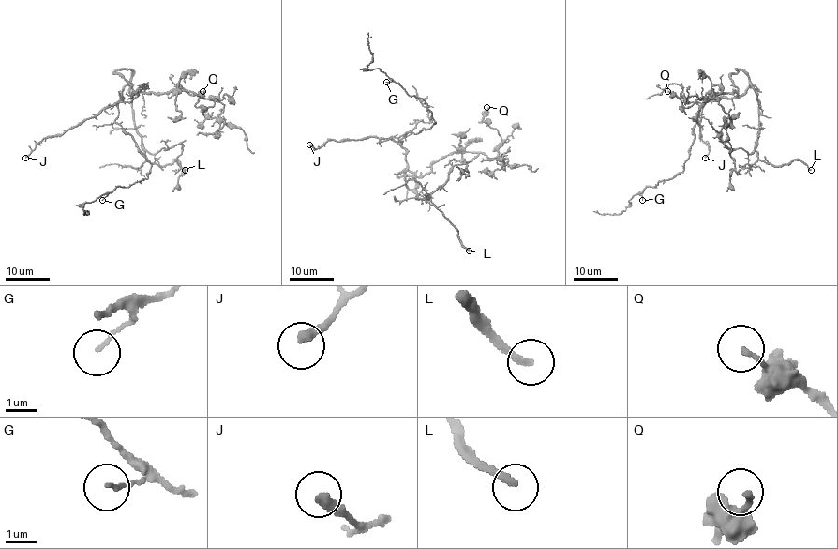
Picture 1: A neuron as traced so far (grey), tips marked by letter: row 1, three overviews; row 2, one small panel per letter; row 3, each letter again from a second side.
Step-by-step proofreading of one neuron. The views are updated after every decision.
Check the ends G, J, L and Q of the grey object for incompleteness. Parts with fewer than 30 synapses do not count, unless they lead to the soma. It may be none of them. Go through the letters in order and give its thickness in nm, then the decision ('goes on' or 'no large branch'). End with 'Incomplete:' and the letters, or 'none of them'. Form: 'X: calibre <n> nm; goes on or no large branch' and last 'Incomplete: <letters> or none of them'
G: calibre 100 nm; no large branch
J: calibre 300 nm; no large branch
L: calibre 240 nm; goes on
Q: calibre 150 nm; no large branch
Incomplete: L

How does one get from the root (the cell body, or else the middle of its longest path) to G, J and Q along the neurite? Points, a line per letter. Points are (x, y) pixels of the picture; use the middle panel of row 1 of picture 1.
G: (406, 179), (406, 150), (398, 139), (435, 124), (421, 99), (409, 95), (396, 82), (386, 82)
J: (406, 179), (406, 151), (390, 139), (366, 137), (355, 140), (327, 140), (316, 148), (309, 144)
Q: (406, 179), (413, 189), (401, 172), (425, 176), (454, 152), (494, 158), (501, 138), (480, 122), (486, 107)

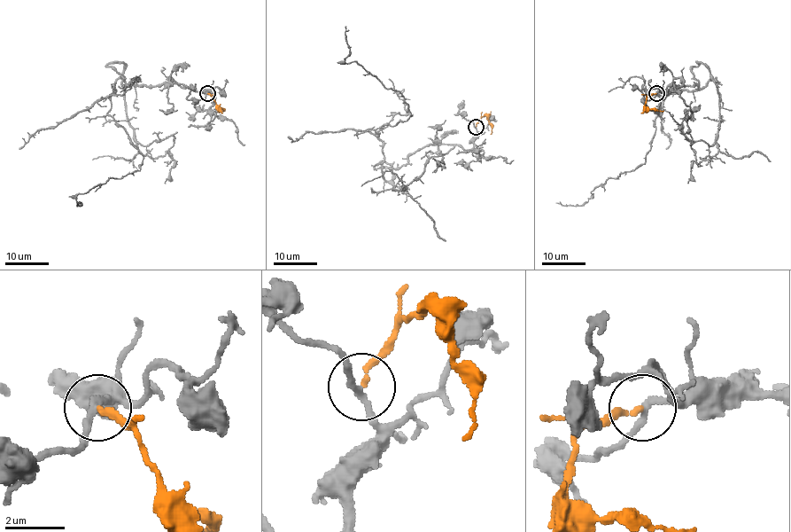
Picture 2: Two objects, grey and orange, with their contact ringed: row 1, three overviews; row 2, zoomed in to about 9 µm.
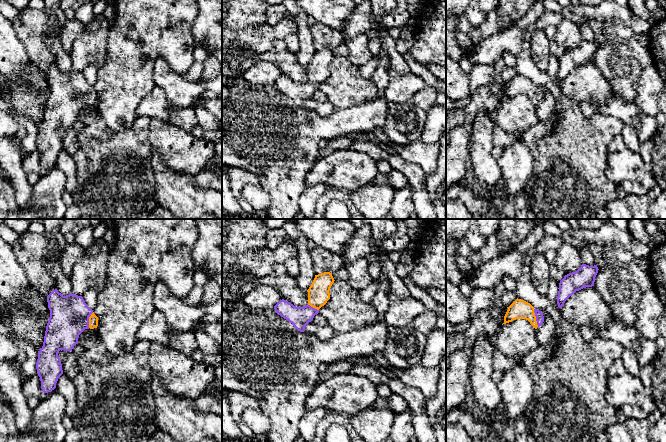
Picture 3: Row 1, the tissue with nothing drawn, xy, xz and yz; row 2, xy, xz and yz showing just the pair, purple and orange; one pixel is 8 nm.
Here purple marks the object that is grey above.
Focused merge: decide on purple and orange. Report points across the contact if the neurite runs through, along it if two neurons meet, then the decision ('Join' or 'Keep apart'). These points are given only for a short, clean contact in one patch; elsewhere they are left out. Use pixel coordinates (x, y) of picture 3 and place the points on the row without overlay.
Path across: yz (539, 91), (536, 94), (527, 87), (519, 85). Join

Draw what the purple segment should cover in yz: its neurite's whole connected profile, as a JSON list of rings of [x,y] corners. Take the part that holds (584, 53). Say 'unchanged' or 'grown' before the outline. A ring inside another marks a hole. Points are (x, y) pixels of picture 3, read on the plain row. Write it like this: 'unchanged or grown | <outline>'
unchanged | [[[582,40],[577,47],[565,51],[559,59],[559,67],[557,72],[558,83],[562,84],[565,77],[576,67],[594,62],[595,53],[598,46],[599,45],[596,41],[589,42]]]

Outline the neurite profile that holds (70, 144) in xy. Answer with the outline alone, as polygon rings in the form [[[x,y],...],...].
[[[60,126],[58,133],[61,136],[63,150],[71,156],[75,156],[80,149],[77,132],[72,127]]]

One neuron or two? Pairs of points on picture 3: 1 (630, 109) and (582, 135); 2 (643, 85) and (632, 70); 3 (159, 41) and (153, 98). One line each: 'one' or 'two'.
1: two
2: two
3: two

